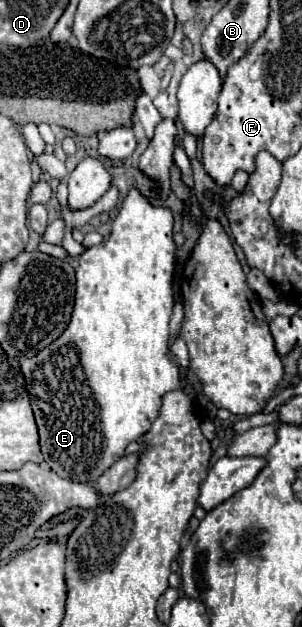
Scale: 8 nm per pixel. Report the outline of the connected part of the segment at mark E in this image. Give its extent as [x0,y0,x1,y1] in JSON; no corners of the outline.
[20,189,184,483]

